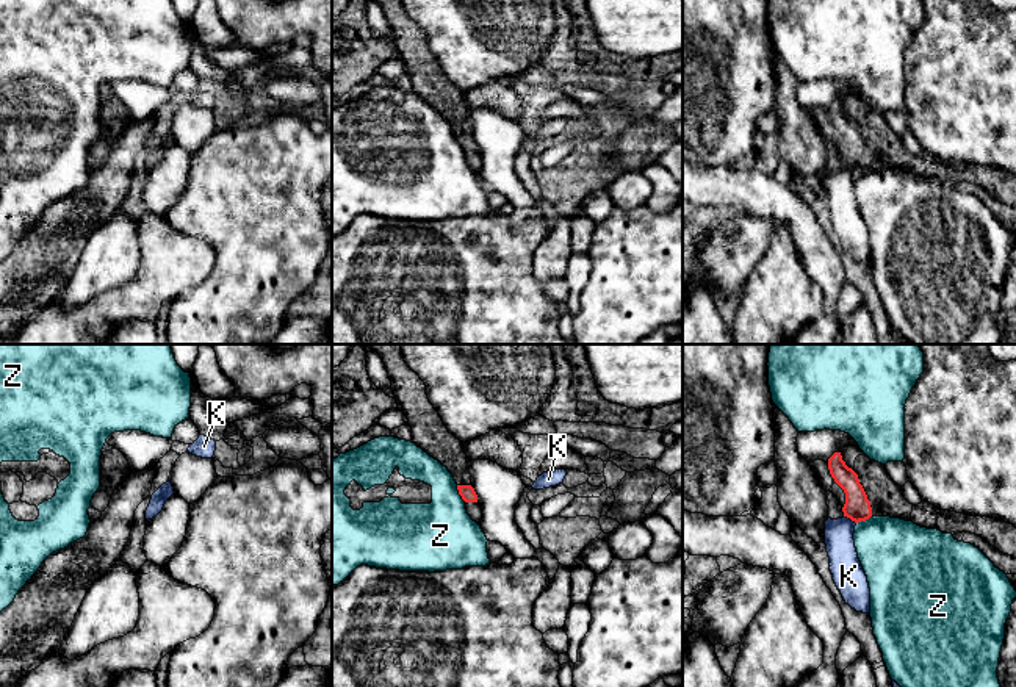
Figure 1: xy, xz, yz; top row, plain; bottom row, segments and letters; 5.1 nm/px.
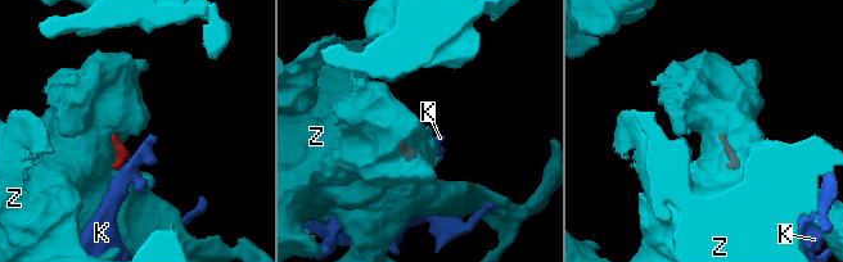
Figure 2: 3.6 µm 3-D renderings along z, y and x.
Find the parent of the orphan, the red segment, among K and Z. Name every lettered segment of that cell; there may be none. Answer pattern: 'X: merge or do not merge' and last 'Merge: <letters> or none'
K: do not merge
Z: do not merge
Merge: none

